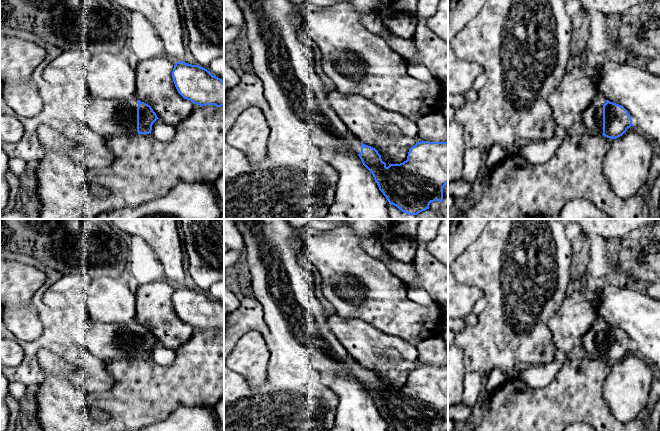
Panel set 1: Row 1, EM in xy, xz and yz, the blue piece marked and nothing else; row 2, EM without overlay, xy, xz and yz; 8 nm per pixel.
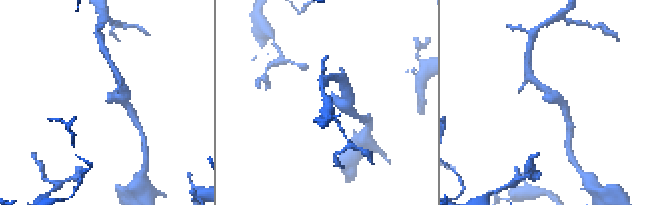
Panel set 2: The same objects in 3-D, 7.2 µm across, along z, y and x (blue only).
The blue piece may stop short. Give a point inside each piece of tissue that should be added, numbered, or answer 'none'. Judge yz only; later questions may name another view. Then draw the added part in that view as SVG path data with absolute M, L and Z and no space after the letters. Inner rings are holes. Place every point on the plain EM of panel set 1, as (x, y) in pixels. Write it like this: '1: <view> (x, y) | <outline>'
1: yz (591, 344) | M599 319L579 341L578 347L582 354L593 359L603 358L603 329L606 323Z

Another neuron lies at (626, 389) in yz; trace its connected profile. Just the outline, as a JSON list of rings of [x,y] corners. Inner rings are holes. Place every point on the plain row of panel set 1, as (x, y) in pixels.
[[[634,350],[628,352],[622,360],[611,363],[611,369],[603,383],[602,392],[617,421],[626,423],[638,417],[649,402],[653,379],[652,369],[642,358],[637,356]]]

